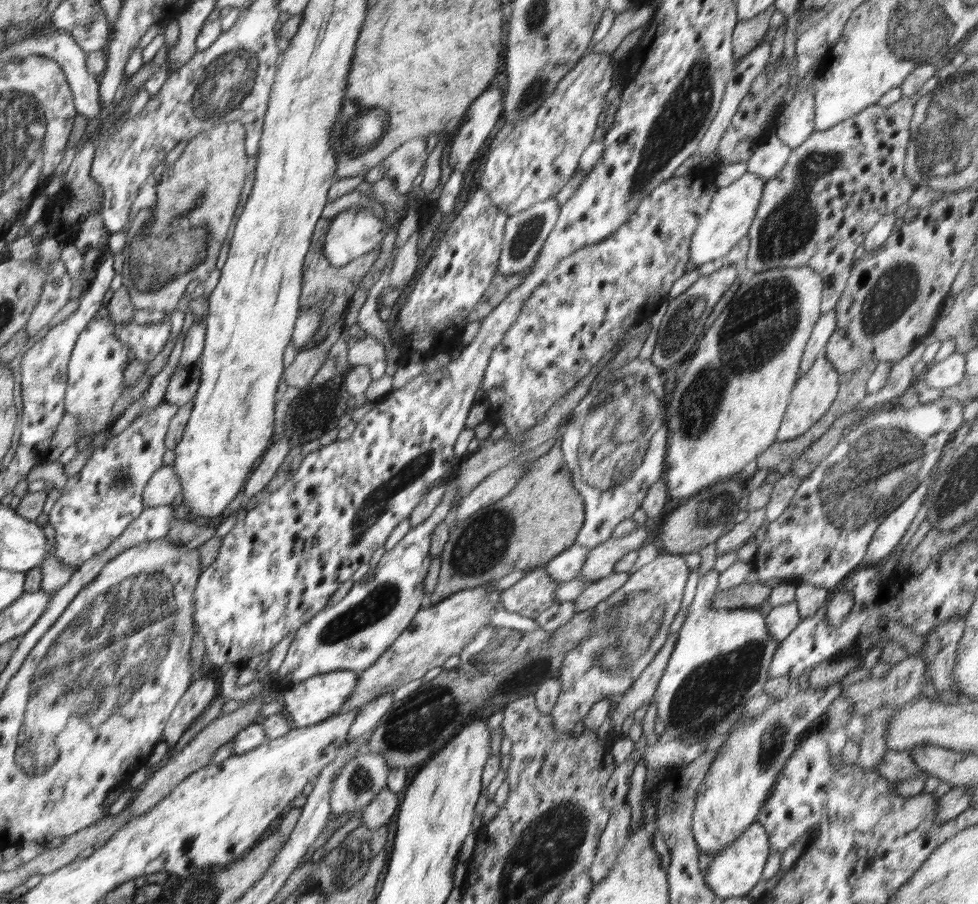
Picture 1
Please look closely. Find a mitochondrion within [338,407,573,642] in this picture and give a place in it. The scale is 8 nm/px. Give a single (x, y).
(482, 544)

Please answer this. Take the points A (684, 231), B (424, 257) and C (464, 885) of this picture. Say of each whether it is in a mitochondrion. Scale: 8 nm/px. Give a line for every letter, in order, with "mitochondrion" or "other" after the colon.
A: other
B: other
C: other

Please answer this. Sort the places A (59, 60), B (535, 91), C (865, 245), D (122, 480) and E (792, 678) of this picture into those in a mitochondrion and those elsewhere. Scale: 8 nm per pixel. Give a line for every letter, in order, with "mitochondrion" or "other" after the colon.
A: other
B: mitochondrion
C: other
D: mitochondrion
E: other

